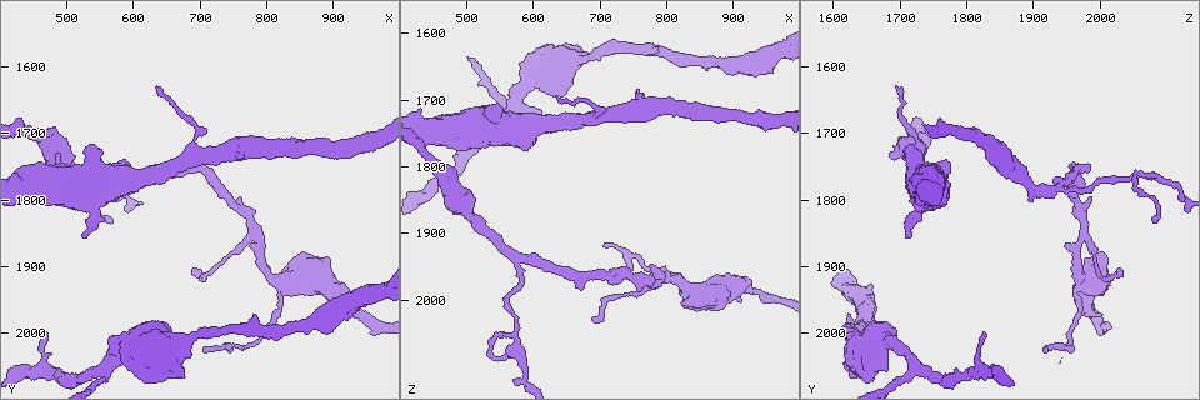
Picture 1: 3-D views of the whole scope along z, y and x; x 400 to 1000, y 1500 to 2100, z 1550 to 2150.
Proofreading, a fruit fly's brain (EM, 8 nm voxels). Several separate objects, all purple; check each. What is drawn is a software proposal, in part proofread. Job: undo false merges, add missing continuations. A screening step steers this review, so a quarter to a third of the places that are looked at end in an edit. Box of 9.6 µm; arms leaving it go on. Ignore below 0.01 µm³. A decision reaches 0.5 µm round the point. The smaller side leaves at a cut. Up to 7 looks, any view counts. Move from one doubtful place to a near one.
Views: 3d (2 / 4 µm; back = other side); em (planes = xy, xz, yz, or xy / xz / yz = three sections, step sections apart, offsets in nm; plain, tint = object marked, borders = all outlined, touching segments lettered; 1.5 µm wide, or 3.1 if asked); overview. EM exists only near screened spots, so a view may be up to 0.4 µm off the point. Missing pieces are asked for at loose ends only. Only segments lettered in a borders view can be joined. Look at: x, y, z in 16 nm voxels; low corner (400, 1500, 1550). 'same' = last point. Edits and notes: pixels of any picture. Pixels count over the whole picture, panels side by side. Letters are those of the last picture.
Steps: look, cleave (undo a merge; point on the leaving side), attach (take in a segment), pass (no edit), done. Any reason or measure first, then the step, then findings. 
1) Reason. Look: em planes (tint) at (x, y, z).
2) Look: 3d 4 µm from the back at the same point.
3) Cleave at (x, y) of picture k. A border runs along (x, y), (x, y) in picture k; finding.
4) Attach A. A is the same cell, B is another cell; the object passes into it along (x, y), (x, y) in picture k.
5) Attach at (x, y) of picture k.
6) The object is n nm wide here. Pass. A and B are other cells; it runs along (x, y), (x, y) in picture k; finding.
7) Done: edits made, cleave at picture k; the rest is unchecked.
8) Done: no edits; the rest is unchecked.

Tapers out. Look: em xy step 8 (borders) at (700, 2025, 1920).

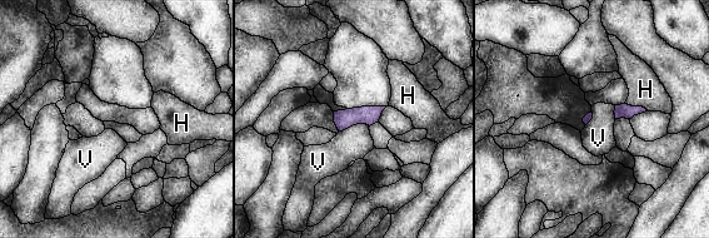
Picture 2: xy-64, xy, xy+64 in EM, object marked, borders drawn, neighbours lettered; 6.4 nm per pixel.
Cut it another way. Look: em planes (borders) at the same point.

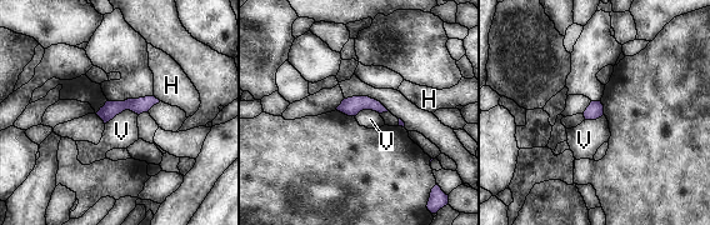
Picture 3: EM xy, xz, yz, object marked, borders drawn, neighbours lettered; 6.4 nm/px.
Pass. H and V are other cells; it runs along (153, 100), (101, 114) in picture 3; no lettered segment goes on from it.

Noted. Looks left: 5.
Sharp bend. Look: 3d 4 µm at (580, 1775, 1935).

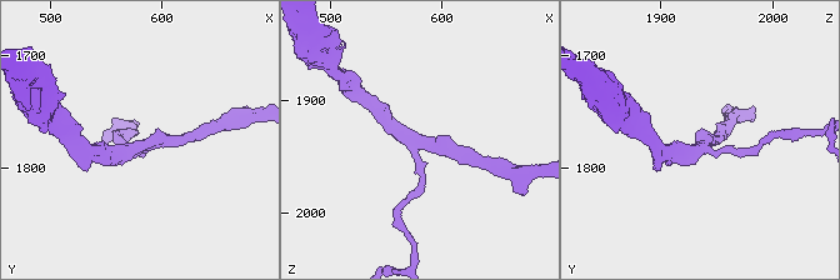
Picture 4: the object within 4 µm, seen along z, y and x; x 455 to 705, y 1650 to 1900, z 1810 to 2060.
3 arms meet here; need the tissue. Look: em yz step 4 (tint) at (582, 1782, 1938).

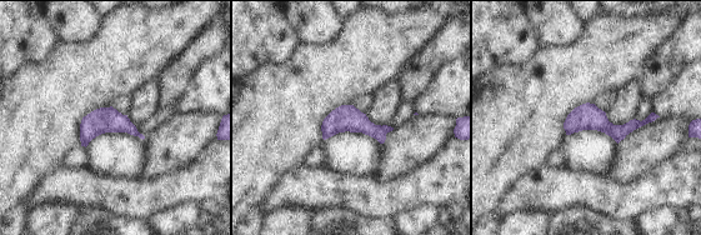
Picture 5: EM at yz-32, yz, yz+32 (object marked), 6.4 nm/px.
Cut it another way. Look: em planes (borders) at the same point.

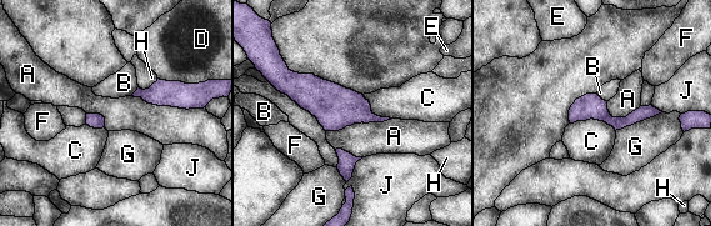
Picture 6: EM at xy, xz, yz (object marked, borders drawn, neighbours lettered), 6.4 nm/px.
The object is 50 nm wide here. Pass. A, B, C, D, E, F, G, H and J are other cells; it runs along (655, 111), (627, 121), (600, 112), (571, 117) in picture 6; all the same neuron.

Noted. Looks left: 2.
An open end. Look: 3d 4 µm from the back at (470, 2005, 1820).

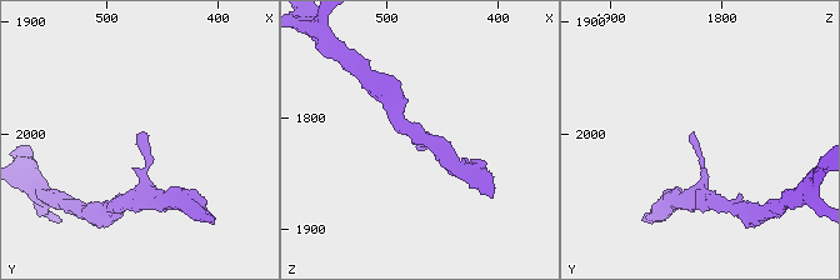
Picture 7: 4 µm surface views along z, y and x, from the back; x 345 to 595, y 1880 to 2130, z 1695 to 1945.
Look: em planes (borders) at (472, 2000, 1826).

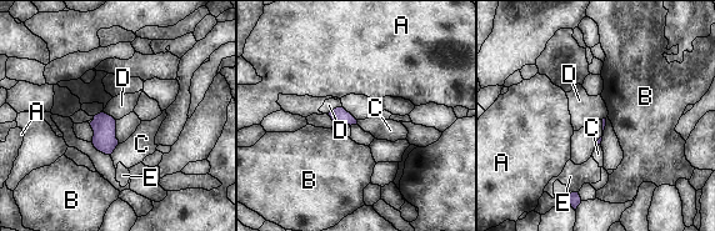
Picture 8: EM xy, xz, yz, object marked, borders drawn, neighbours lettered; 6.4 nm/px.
Pass. A, B, C, D and E are other cells; a border runs along (340, 106), (336, 106), (328, 114) in picture 8; none of them fits.

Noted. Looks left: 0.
Done: no edits; the rest is unchecked.

